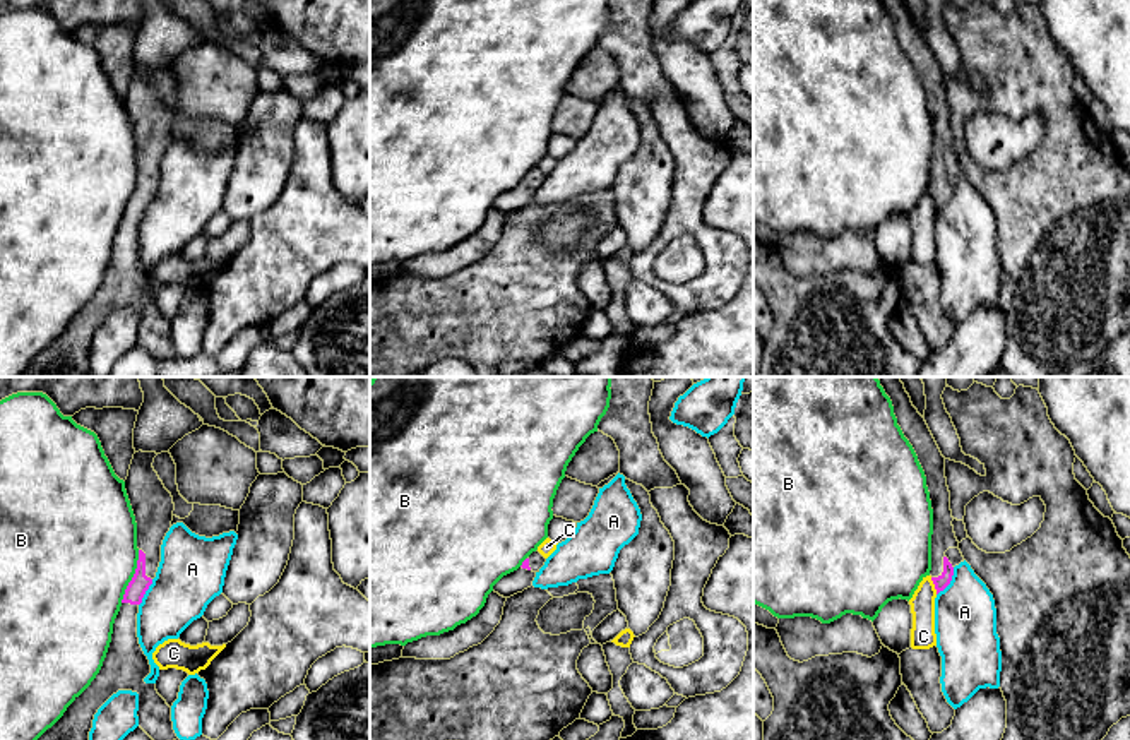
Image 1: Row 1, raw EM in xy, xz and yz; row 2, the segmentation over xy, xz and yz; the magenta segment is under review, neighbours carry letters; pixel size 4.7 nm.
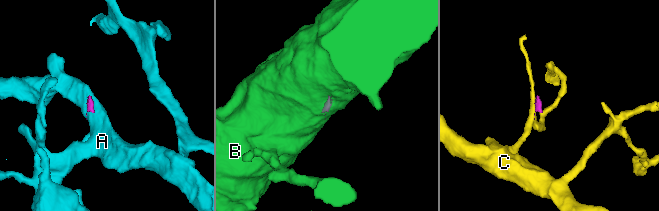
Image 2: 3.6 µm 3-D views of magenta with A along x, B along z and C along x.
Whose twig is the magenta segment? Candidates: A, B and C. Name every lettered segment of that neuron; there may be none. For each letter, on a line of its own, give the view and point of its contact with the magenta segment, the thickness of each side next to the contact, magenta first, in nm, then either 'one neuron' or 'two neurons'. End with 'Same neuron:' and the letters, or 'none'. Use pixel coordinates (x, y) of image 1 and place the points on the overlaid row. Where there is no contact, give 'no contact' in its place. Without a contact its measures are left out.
A: yz (951, 579) | 70/280 nm | two neurons
B: xy (134, 576) | 90/480 nm | two neurons
C: yz (935, 586) | 70/120 nm | two neurons
Same neuron: none

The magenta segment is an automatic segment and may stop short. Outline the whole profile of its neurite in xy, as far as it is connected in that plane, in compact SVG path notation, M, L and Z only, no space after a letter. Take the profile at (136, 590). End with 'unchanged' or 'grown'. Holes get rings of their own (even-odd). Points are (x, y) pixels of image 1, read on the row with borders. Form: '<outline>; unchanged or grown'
M135 452L125 490L137 522L137 569L128 582L113 624L103 666L91 685L67 707L63 716L38 740L89 740L98 709L118 690L139 694L139 726L152 740L176 740L171 707L146 683L151 665L137 637L139 605L161 562L161 545L173 521L173 497L152 468L156 452Z; grown

